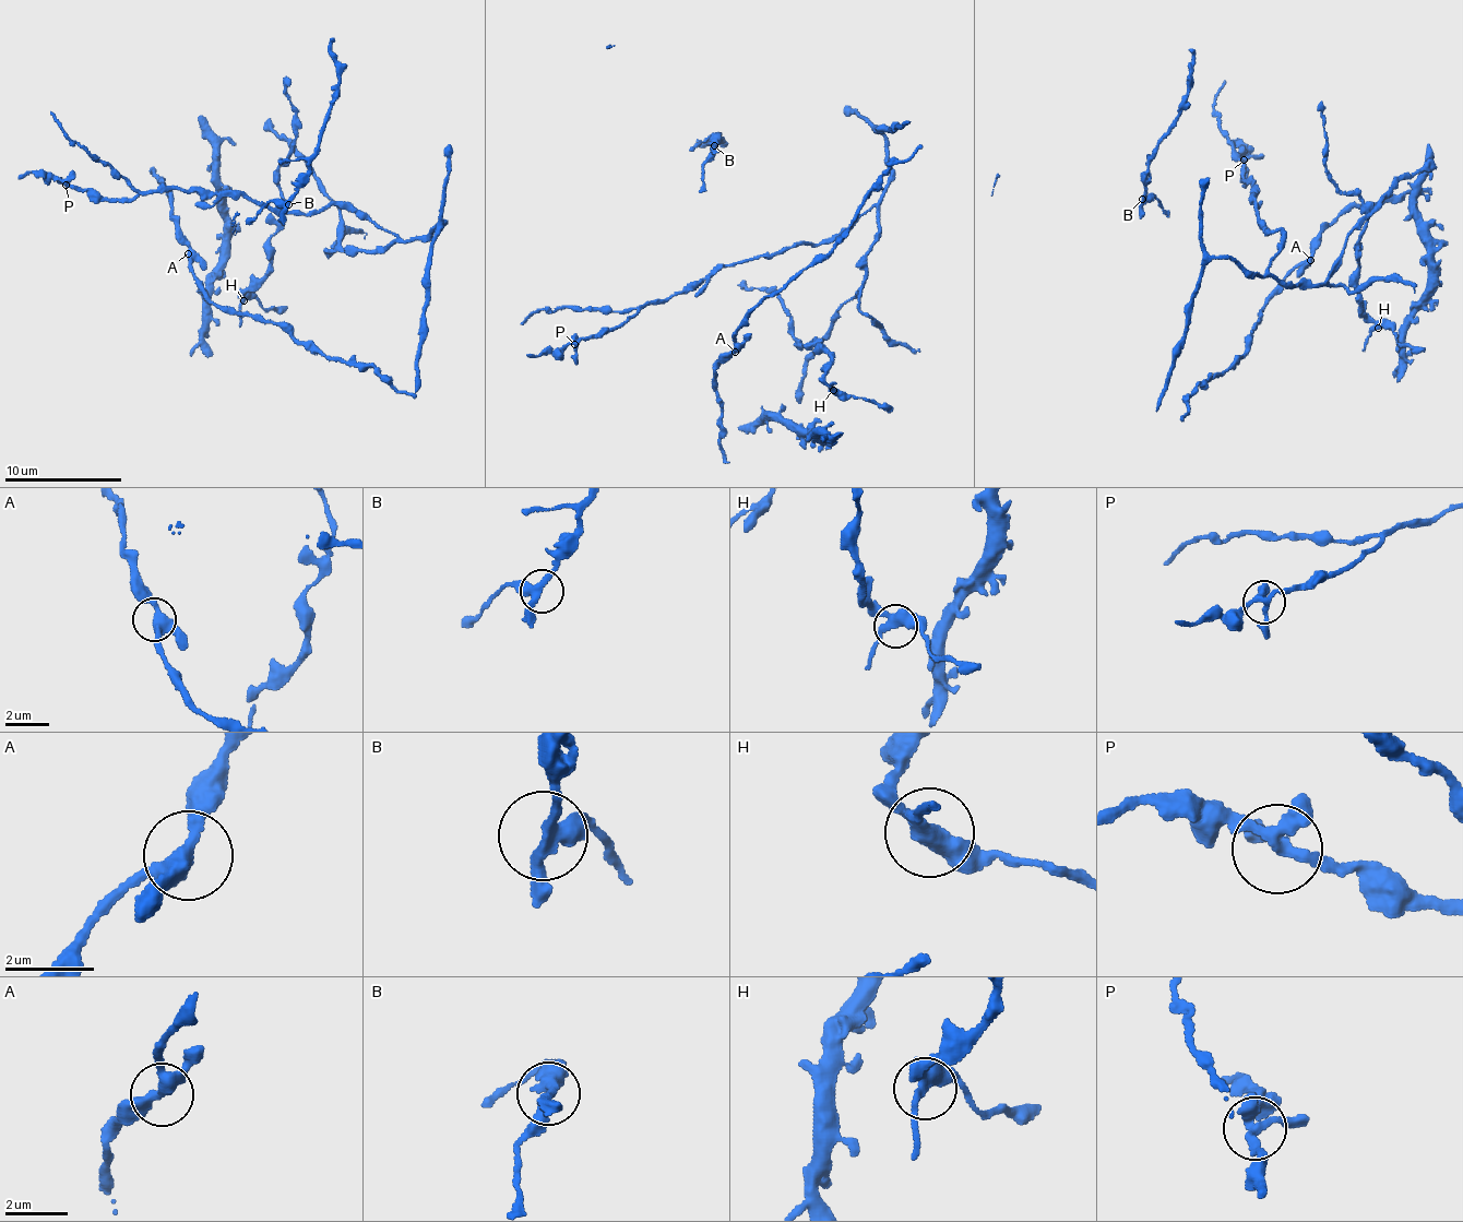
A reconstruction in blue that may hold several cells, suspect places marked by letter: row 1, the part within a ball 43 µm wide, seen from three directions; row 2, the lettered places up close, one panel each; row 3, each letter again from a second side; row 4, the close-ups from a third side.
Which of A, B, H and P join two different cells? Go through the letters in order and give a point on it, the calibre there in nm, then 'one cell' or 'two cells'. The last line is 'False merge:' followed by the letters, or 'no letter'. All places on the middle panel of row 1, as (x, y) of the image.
A: place (735, 352); calibre 320 nm; one cell
B: place (714, 145); calibre 280 nm; one cell
H: place (833, 390); calibre 320 nm; one cell
P: place (574, 344); calibre 260 nm; one cell
False merge: no letter

